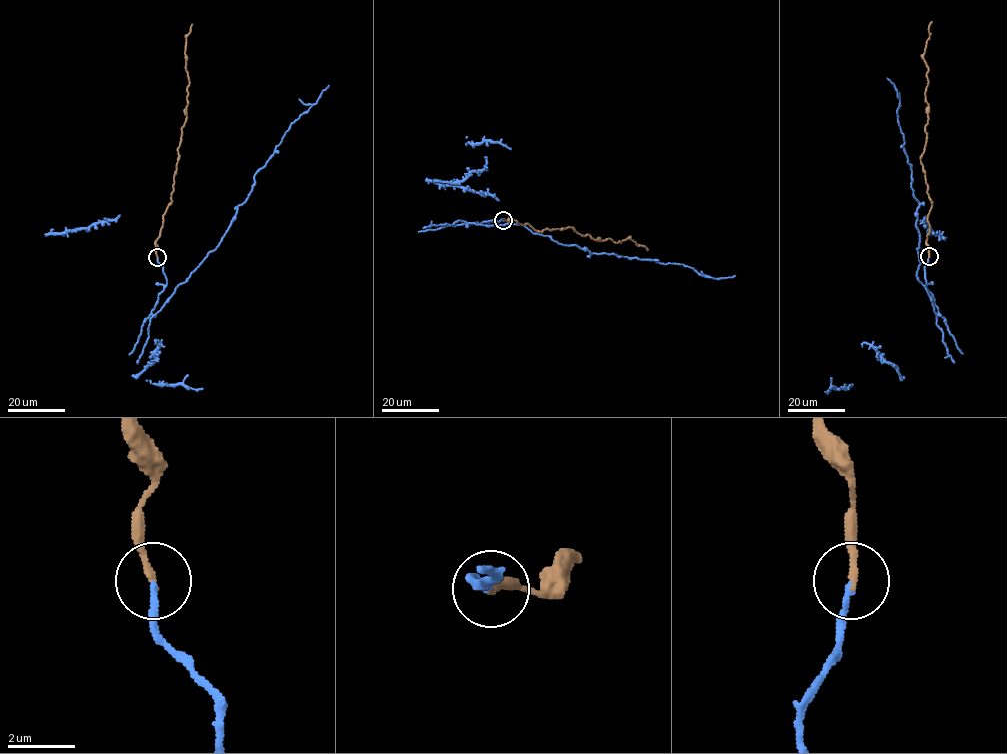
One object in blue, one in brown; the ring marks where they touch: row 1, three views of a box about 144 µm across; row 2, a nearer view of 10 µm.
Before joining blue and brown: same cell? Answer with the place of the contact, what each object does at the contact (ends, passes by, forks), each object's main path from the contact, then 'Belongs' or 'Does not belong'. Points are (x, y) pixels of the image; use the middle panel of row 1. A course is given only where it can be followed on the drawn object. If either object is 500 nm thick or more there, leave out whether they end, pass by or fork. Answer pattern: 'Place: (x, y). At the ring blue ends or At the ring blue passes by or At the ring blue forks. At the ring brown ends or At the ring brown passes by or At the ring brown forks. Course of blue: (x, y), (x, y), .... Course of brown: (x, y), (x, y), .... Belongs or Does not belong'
Place: (503, 220). At the ring blue ends. At the ring brown ends. Course of blue: (503, 220), (466, 223), (520, 224), (557, 242), (575, 245), (592, 253), (681, 264), (713, 278), (735, 275). Course of brown: (503, 220), (512, 218), (539, 231), (571, 227), (594, 239), (610, 239), (618, 242), (630, 238), (647, 250). Belongs

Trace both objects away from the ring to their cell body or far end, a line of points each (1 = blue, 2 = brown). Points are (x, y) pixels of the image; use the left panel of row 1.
1: (157, 257), (167, 286), (152, 310), (154, 315), (218, 246), (251, 190), (254, 174), (329, 85)
2: (157, 257), (156, 240), (170, 203), (181, 127), (185, 121), (189, 80), (184, 52), (186, 36), (192, 24)

